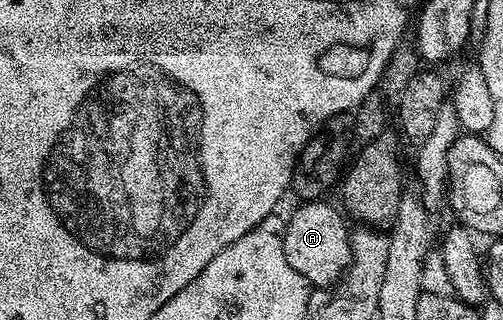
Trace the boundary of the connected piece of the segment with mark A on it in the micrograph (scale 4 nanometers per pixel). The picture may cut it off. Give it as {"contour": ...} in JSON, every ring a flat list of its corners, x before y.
{"contour":[[323,199,301,203,301,208,294,209,284,225,286,262,290,262,290,266,316,288,335,284,352,260,350,224,344,221,345,213,339,207,336,209,334,205,324,203]]}

